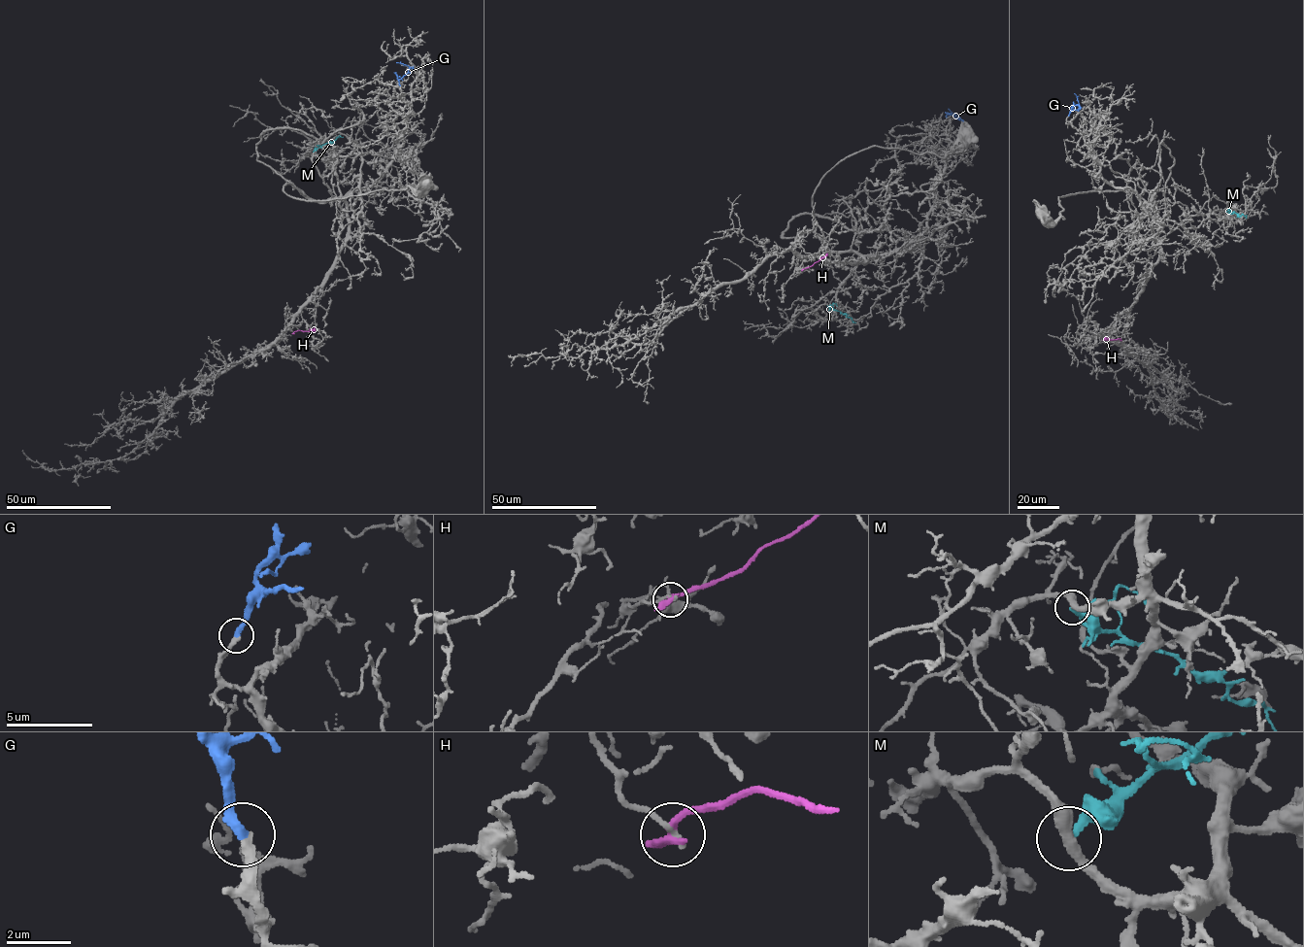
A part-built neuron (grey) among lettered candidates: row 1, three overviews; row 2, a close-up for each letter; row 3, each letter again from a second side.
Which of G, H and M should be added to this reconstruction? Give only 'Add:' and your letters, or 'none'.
Add: G

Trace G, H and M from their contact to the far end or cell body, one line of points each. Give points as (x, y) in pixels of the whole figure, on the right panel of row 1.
G: (1068, 115), (1079, 105), (1074, 93)
H: (1120, 339), (1103, 340)
M: (1228, 212), (1242, 214), (1246, 218)

